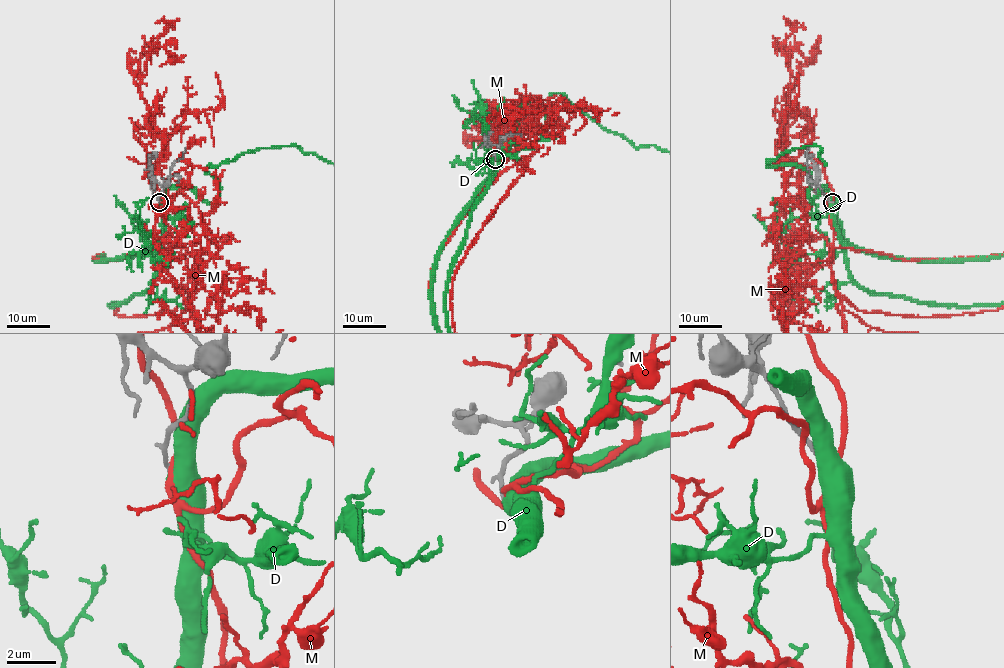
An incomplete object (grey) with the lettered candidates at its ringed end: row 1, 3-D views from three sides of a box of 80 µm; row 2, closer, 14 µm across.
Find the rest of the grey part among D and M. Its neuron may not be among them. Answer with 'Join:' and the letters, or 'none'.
Join: D

